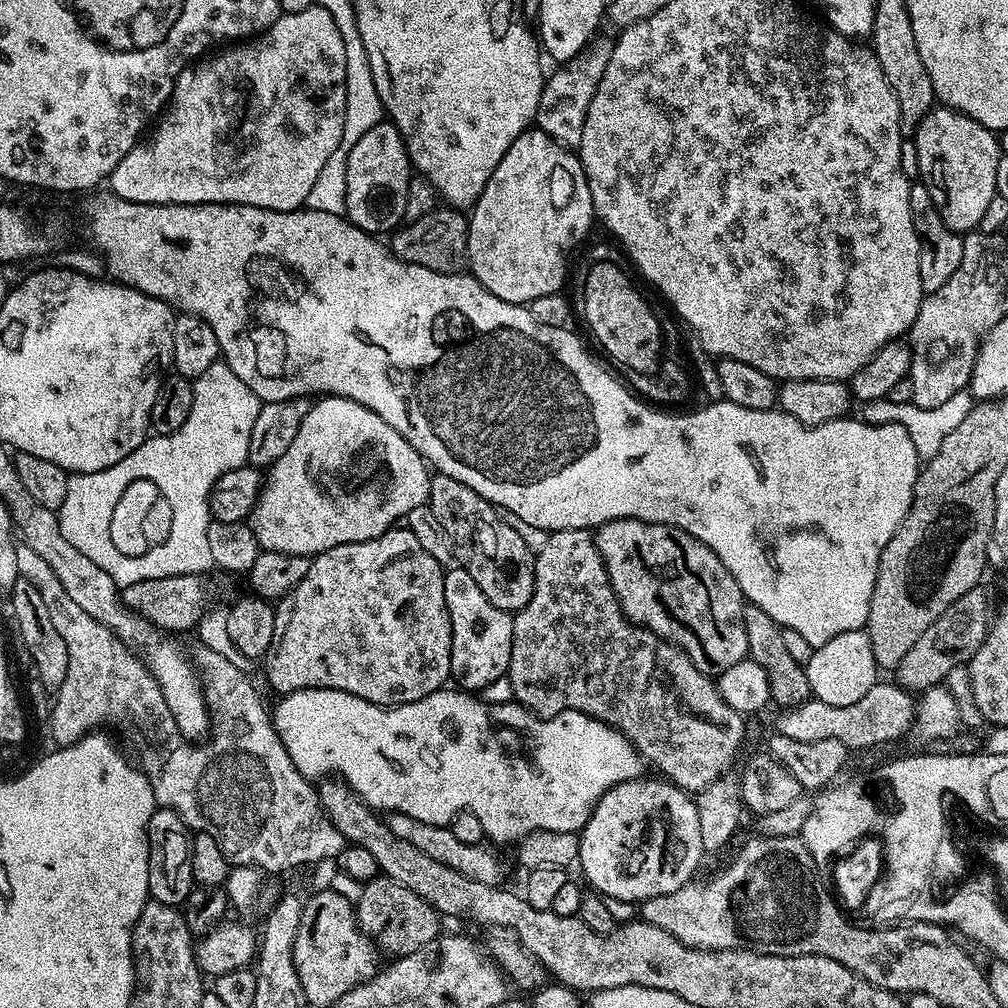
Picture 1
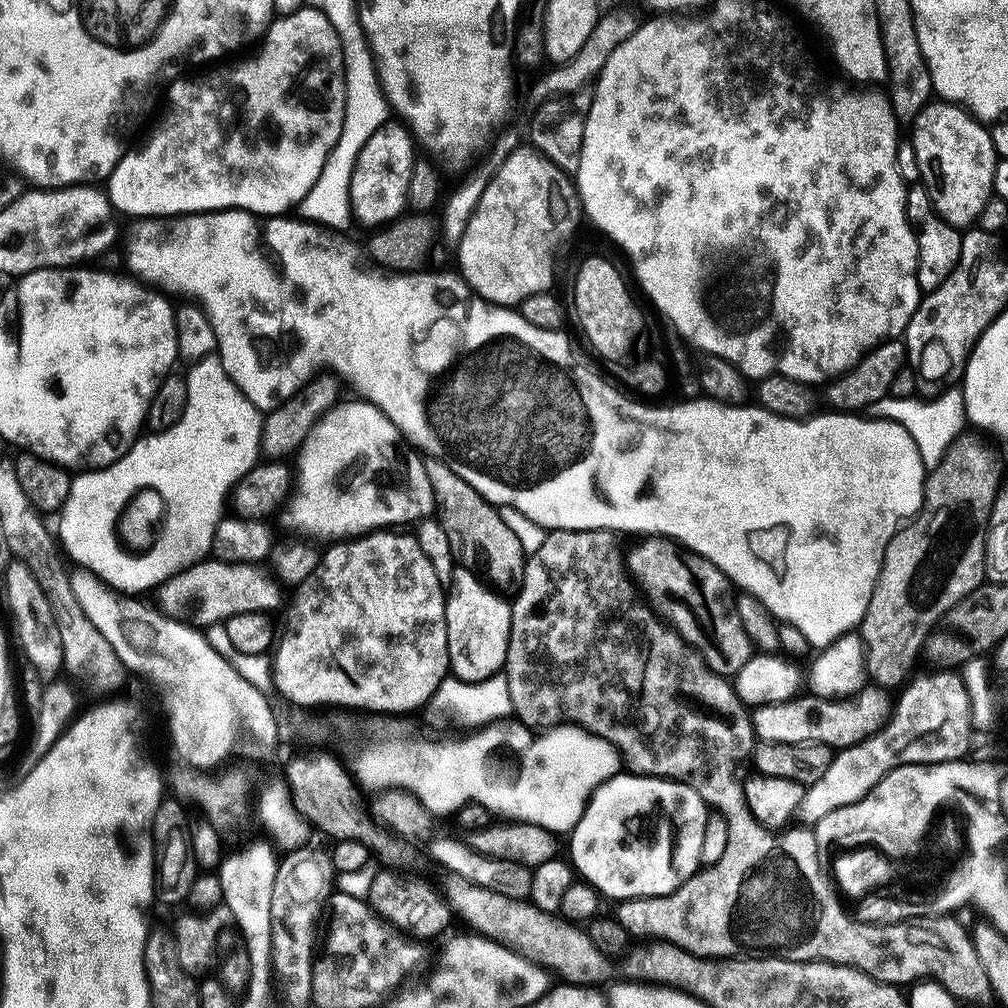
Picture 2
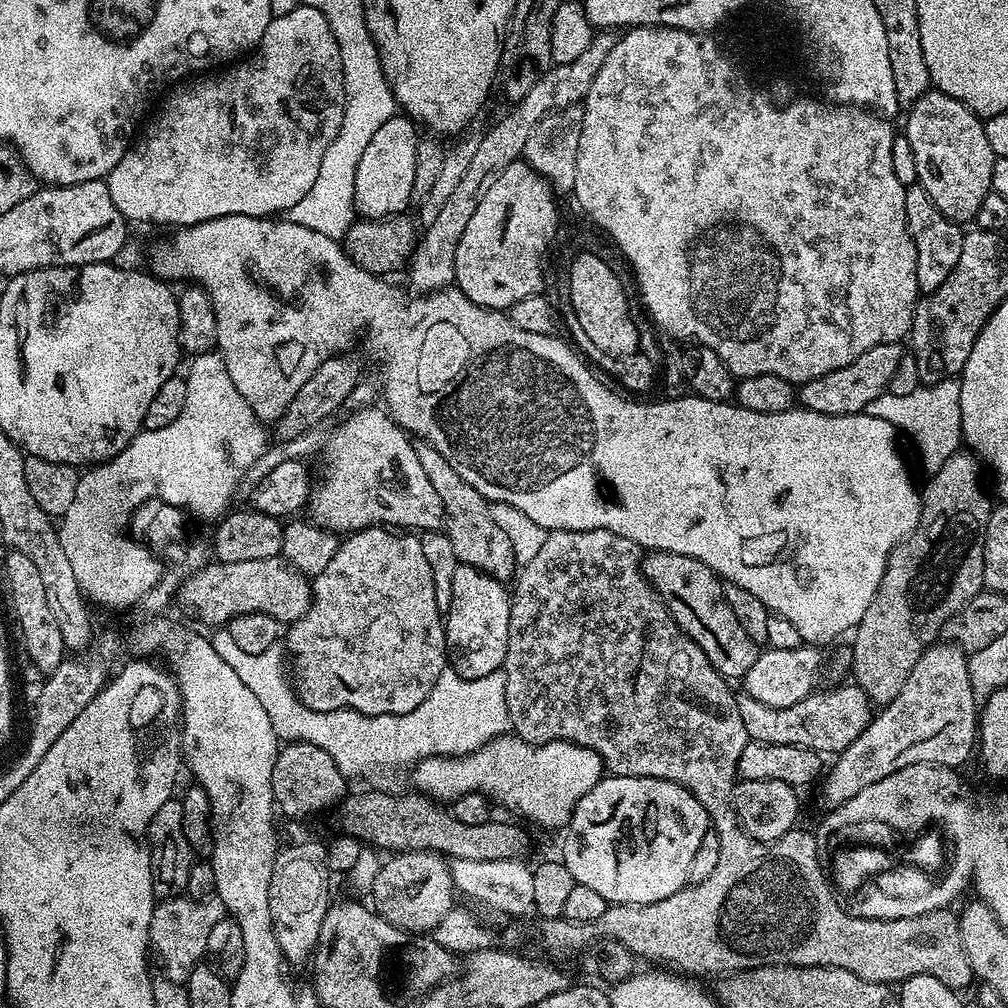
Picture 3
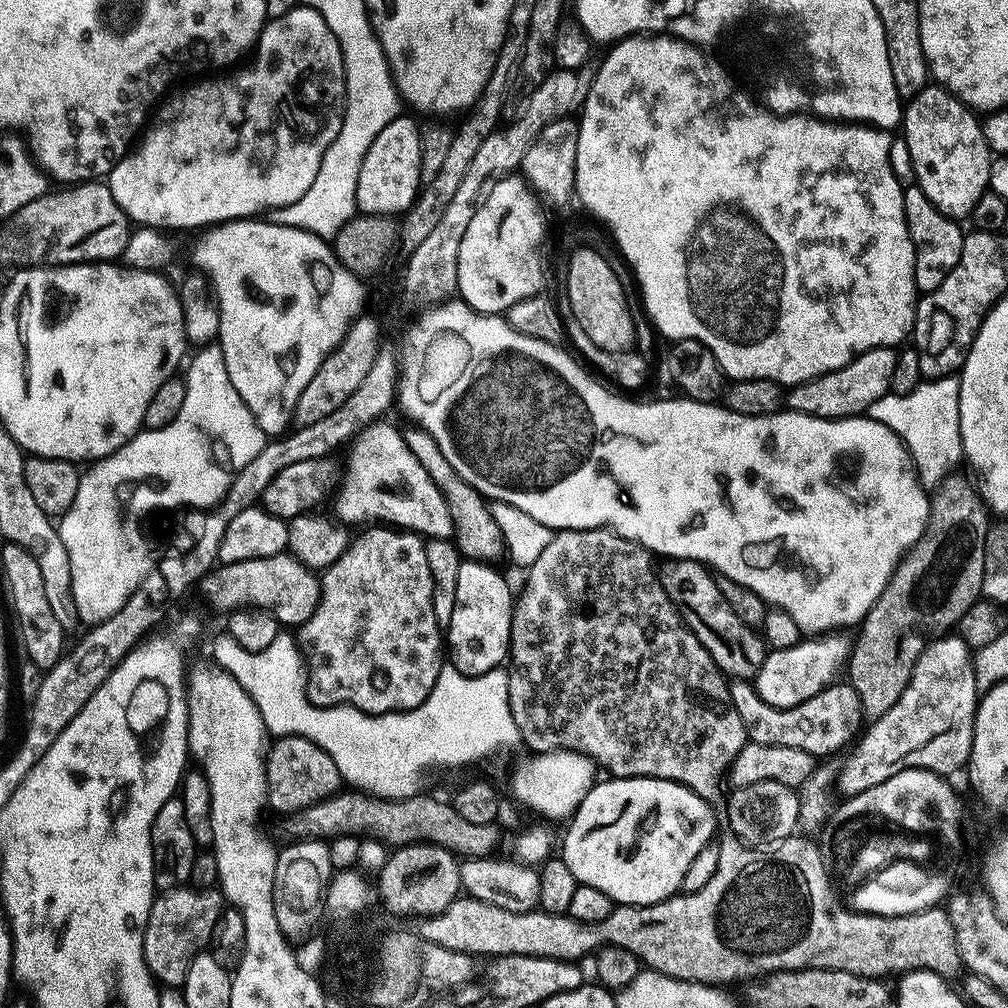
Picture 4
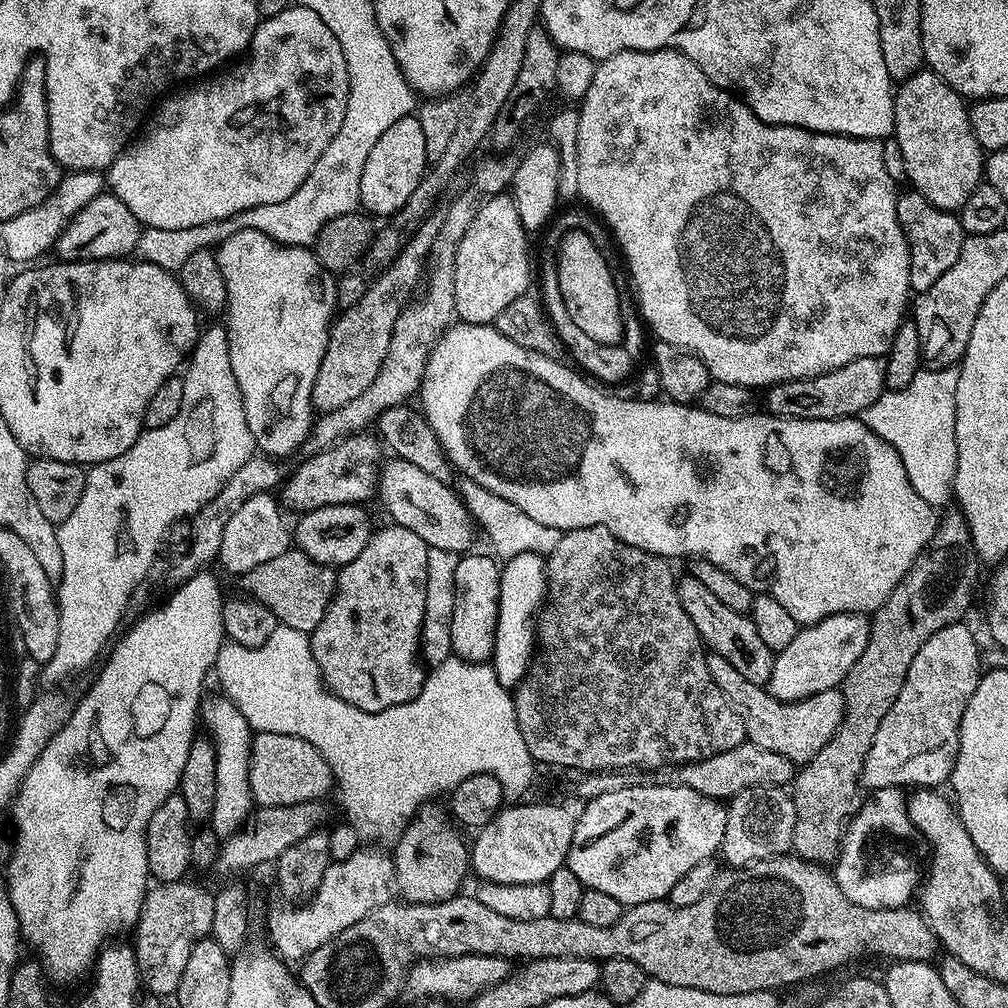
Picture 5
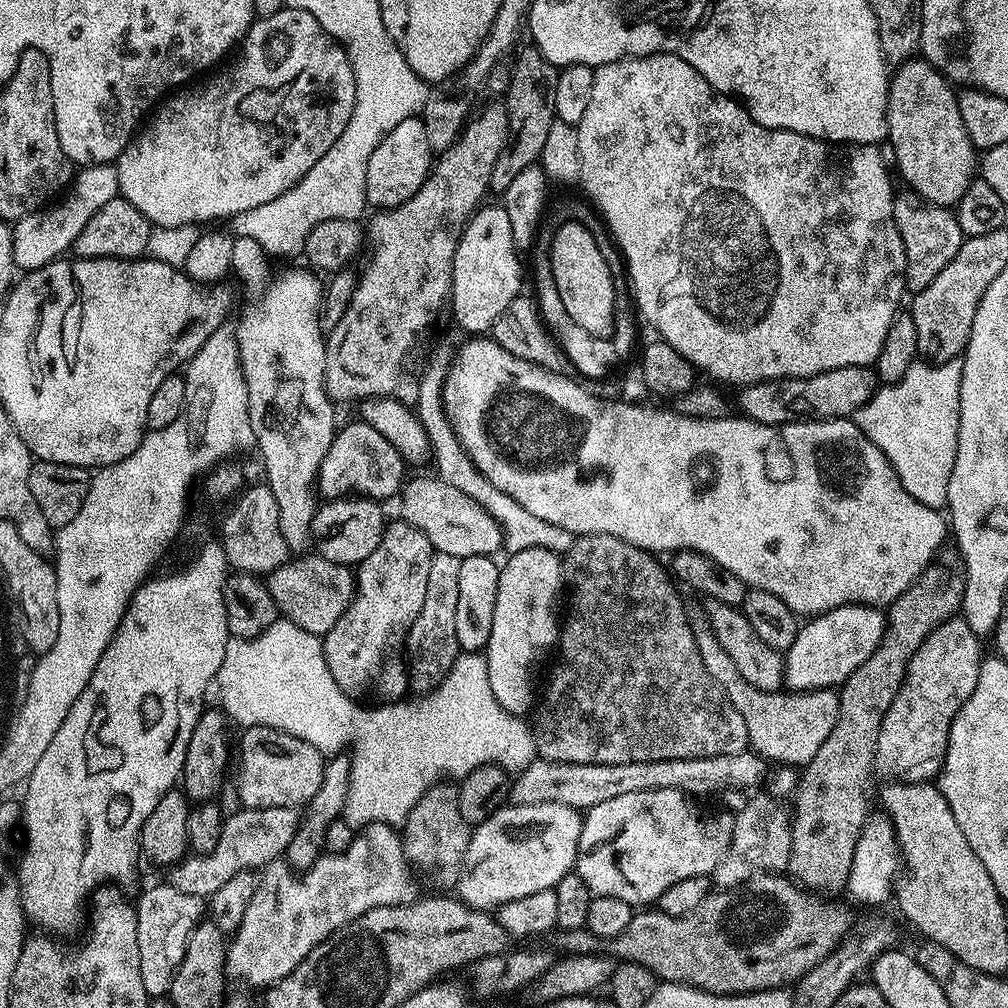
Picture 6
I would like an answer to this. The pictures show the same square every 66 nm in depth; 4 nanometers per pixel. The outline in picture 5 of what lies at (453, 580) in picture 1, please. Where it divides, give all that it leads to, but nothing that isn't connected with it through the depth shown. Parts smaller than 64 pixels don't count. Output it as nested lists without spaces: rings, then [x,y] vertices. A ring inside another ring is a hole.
[[[461,555],[458,562],[456,605],[454,606],[454,622],[450,622],[450,642],[453,653],[461,660],[466,660],[469,664],[483,664],[491,661],[496,641],[501,565],[495,555],[472,555]]]

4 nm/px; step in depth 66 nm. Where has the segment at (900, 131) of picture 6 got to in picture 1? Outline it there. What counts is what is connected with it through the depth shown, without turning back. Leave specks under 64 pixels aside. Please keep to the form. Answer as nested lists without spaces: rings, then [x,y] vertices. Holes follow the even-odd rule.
[[[936,106],[916,127],[914,143],[919,179],[930,190],[932,200],[940,209],[942,222],[961,234],[979,229],[986,205],[996,196],[998,162],[1002,155],[997,133],[965,112]]]

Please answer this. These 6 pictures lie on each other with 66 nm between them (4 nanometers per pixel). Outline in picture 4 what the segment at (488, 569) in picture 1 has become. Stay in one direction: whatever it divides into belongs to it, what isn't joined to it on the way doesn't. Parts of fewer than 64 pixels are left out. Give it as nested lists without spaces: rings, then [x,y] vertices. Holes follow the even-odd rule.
[[[408,426],[408,429],[404,428],[402,433],[406,446],[410,446],[410,454],[414,454],[418,458],[418,462],[422,462],[422,470],[426,470],[426,474],[430,474],[430,478],[434,482],[434,486],[438,486],[442,498],[446,498],[446,506],[450,510],[452,518],[454,543],[456,549],[460,551],[461,557],[465,560],[481,562],[496,562],[499,556],[503,557],[505,555],[504,539],[501,531],[498,530],[498,524],[494,522],[485,497],[481,496],[478,489],[467,484],[456,473],[454,466],[450,466],[446,454],[442,454],[442,450],[438,450],[438,442],[434,442],[434,438],[430,438],[430,434],[426,434],[424,428]]]

